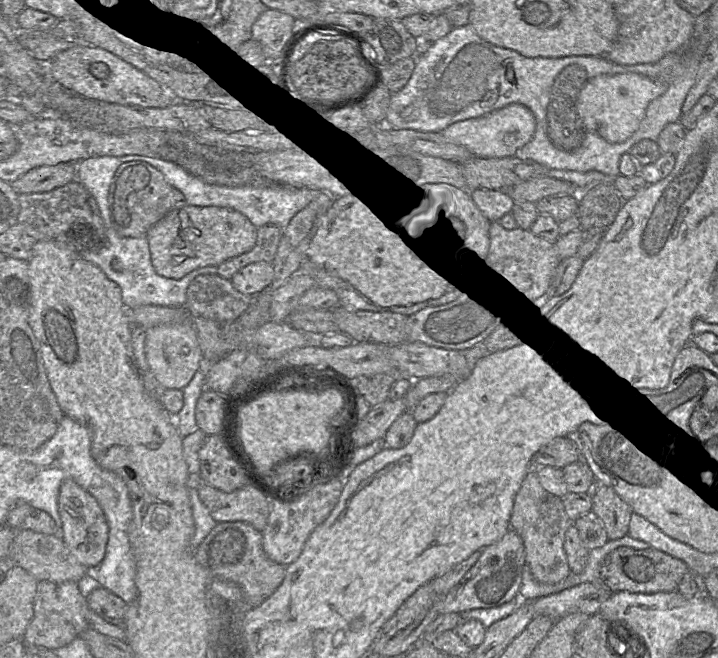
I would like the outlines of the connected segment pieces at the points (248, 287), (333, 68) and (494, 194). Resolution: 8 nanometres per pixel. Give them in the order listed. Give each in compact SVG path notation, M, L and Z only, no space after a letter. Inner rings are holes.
M260 261L248 264L234 274L233 287L248 295L257 295L270 285L274 277L273 263Z
M310 33L294 49L289 60L288 85L297 100L324 108L357 98L371 74L361 60L356 43L340 35Z
M477 189L470 192L469 199L492 223L511 213L515 200L508 191Z

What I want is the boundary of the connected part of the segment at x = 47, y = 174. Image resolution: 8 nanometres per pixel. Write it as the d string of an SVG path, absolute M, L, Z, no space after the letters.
M60 163L30 170L10 183L19 194L43 193L76 180L76 163Z

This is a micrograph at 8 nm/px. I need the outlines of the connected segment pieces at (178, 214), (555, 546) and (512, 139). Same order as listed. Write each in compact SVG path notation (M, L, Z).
M186 205L171 209L146 233L152 265L160 276L175 280L205 266L219 266L229 258L250 251L257 239L257 228L240 212L225 207Z
M531 469L515 496L510 527L522 538L526 565L538 582L557 583L570 574L571 570L564 550L564 538L571 523L562 499L546 491L535 471Z
M512 103L492 111L484 116L454 123L439 133L448 142L463 146L474 157L478 158L504 158L514 156L516 151L527 144L536 131L536 119L532 111L519 103Z

